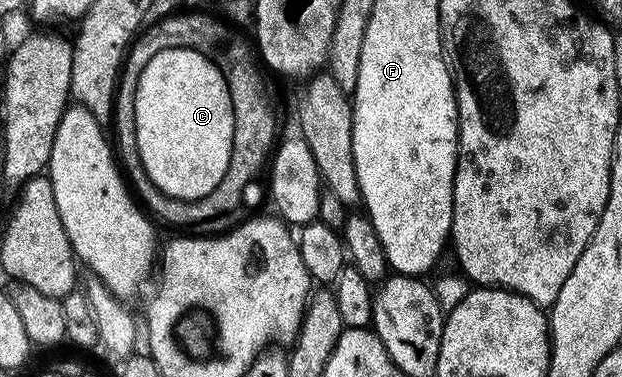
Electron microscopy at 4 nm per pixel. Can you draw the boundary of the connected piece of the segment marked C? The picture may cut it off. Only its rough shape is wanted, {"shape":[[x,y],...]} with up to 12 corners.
{"shape":[[170,47],[137,80],[140,161],[198,199],[233,152],[232,92],[204,52]]}

